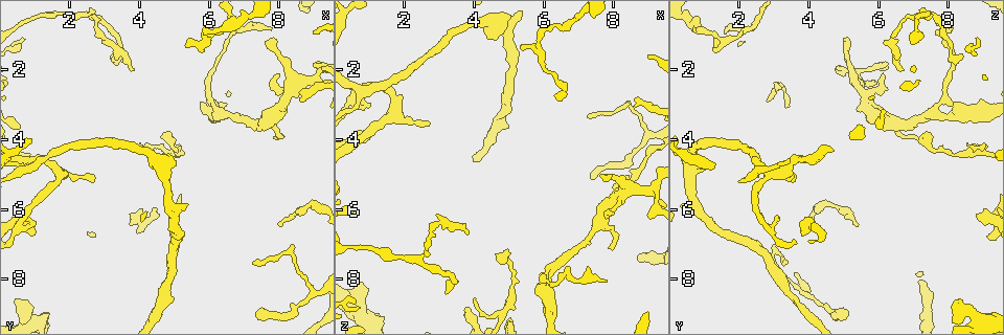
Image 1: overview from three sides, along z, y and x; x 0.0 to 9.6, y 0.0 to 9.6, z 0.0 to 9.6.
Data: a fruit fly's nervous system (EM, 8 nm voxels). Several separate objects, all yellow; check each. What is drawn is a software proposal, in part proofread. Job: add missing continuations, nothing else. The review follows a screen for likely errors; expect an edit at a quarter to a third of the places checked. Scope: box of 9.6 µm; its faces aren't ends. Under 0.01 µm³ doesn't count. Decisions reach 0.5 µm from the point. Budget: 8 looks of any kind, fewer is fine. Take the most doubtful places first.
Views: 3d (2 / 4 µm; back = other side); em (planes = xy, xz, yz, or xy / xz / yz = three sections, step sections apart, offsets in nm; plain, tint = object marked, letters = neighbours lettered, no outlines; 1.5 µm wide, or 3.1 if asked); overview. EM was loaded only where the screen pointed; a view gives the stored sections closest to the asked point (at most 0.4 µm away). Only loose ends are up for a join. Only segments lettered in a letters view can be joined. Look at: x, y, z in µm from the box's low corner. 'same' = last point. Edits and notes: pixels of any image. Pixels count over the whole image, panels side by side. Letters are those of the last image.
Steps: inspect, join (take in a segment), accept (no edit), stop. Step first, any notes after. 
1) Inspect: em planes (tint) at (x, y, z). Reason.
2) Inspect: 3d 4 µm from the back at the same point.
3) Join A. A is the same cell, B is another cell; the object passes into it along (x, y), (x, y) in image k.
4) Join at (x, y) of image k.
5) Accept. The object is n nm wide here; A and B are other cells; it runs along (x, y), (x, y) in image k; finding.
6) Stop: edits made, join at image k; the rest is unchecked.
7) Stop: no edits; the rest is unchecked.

Inspect: 3d 2 µm at (7.35, 8.95, 5.15). Tapers out.

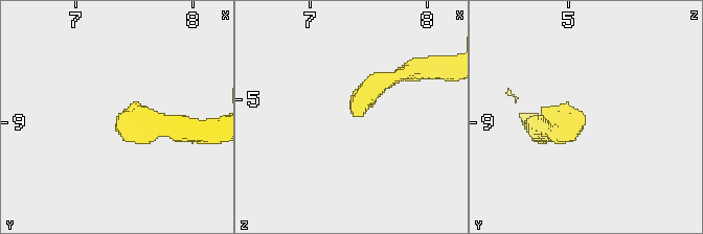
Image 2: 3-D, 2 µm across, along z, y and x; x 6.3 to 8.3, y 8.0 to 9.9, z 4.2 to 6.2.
Inspect: em planes (letters) at (7.36, 8.96, 5.12).

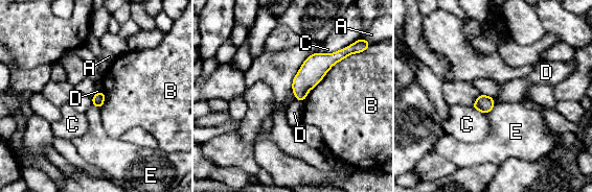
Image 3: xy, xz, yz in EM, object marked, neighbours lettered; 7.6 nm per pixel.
Accept. The object is 90 nm wide here; A, B, C, D and E are other cells; a border runs along (295, 98), (303, 101) in image 3; none of them fits.

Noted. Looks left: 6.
Inspect: em planes (tint) at (8.65, 2.95, 2.80). Tapers out.

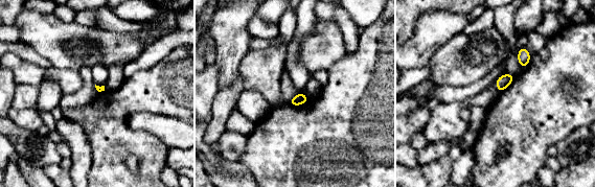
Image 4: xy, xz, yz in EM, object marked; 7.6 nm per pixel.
Inspect: em planes (letters) at the same point. What lies round it.

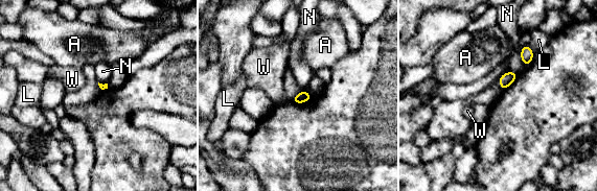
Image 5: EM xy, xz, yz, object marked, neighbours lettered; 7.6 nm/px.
Accept. A, L, N and W are other cells; a border runs along (507, 71), (499, 78) in image 5; none of them fits.

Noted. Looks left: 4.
Inspect: em yz step 4 (tint) at (5.35, 1.30, 1.35). Branch stops here.

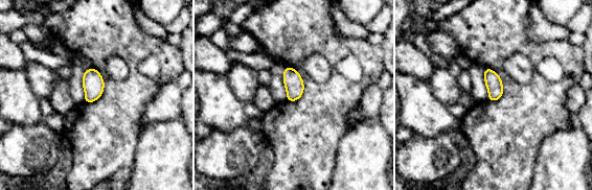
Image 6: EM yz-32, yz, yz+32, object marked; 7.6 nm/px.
Inspect: em planes (letters) at the same point.

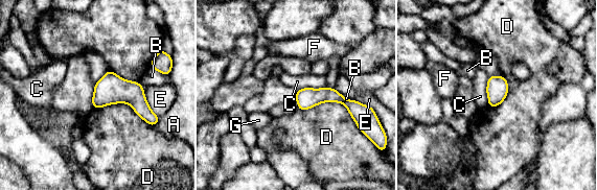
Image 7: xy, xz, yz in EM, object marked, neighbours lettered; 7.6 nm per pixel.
Accept. A, B, C, D, E, F and G are other cells; it runs along (298, 95), (333, 95), (358, 104) in image 7; no lettered segment goes on from it.

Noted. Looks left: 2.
Stop: no edits; the rest is unchecked.

